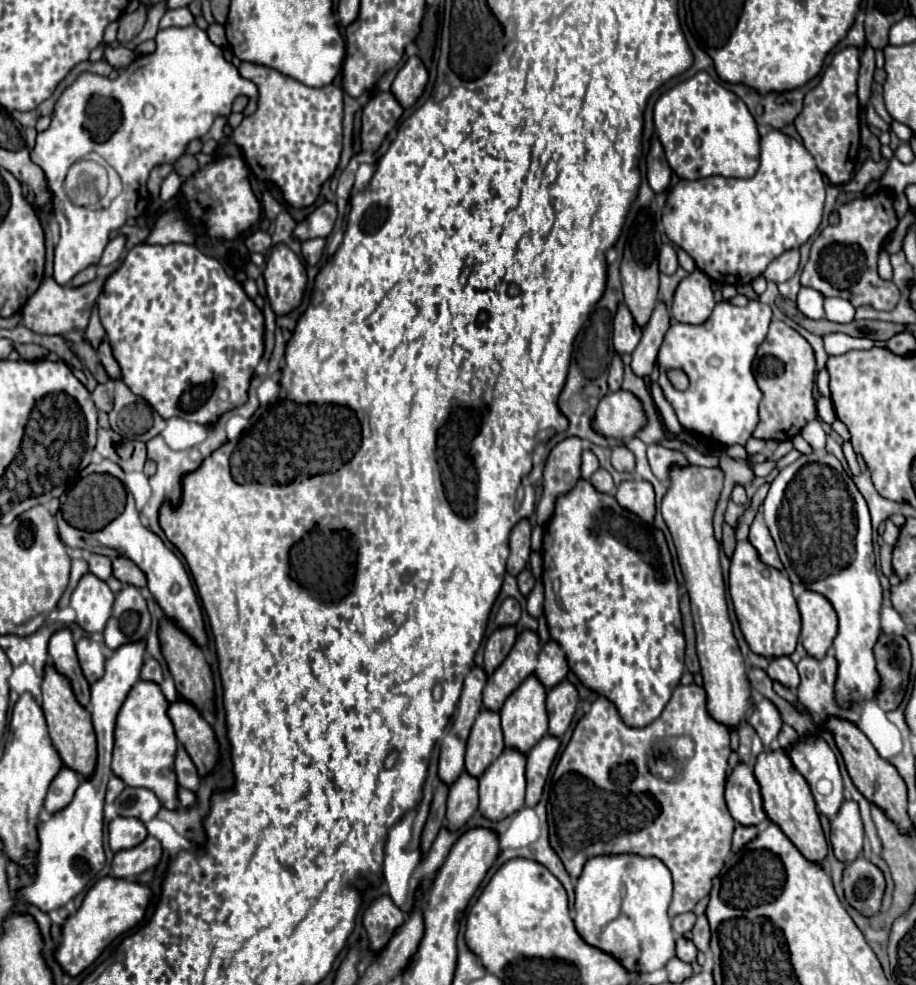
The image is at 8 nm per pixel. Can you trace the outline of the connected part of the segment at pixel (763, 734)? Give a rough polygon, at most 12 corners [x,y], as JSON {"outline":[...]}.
{"outline":[[768,699],[758,703],[748,721],[764,747],[776,741],[780,713]]}

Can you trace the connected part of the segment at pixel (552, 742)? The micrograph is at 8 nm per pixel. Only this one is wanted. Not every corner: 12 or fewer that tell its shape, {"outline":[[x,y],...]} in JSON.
{"outline":[[546,735],[528,753],[526,807],[534,807],[560,749]]}

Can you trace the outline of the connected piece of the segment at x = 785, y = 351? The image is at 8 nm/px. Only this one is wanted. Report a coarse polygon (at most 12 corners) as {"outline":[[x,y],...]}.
{"outline":[[774,319],[752,363],[756,439],[786,441],[812,419],[810,343]]}

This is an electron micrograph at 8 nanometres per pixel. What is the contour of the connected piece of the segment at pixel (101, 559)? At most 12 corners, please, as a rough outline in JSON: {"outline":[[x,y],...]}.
{"outline":[[90,555],[90,571],[102,581],[112,575],[106,555]]}

